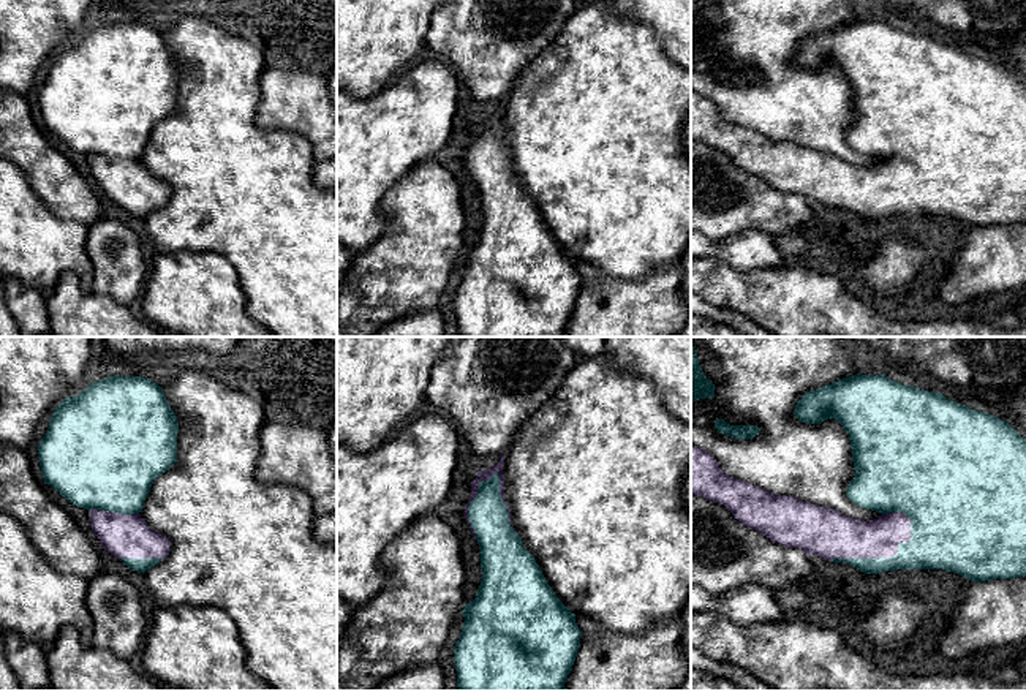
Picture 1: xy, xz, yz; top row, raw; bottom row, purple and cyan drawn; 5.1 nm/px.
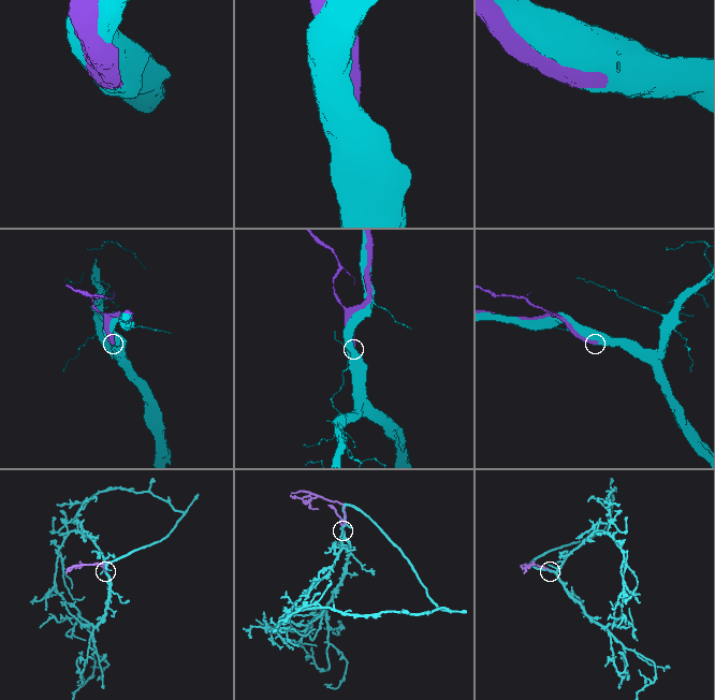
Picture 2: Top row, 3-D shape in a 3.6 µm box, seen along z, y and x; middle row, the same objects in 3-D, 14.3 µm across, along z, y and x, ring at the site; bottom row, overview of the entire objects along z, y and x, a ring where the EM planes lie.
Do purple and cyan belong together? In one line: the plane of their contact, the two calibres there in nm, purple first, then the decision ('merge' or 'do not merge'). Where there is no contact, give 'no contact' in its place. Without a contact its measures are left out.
yz | 220/220 nm | merge

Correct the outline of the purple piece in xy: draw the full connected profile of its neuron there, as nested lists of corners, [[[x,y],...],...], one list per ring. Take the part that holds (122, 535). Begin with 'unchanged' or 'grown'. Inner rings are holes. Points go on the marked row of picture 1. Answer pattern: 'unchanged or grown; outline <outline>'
grown; outline [[[117,373],[92,383],[76,397],[66,397],[54,410],[47,432],[38,446],[44,484],[54,487],[77,508],[87,509],[90,528],[104,550],[142,574],[163,561],[171,552],[171,541],[152,530],[139,512],[153,481],[174,466],[177,460],[177,433],[179,421],[164,397],[163,387],[144,376],[120,376]]]

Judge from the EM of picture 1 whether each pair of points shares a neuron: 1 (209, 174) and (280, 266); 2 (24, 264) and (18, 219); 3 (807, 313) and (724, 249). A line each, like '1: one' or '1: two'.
1: one
2: one
3: two

